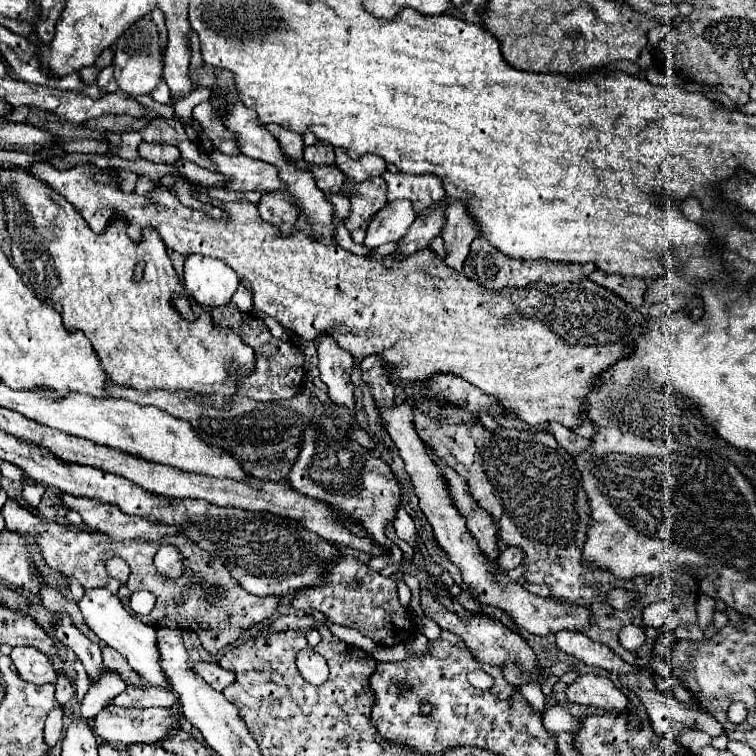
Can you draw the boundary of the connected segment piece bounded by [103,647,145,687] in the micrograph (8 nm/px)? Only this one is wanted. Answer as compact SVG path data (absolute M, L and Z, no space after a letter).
M103 647L103 663L107 669L115 671L129 687L145 687L143 679L127 665L125 657L119 651L115 651L111 647Z

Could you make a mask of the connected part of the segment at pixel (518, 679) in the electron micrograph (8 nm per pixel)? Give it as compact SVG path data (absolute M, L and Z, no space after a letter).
M505 665L503 667L503 675L507 677L507 681L511 681L517 687L521 687L525 683L525 679L521 677L521 669L517 665Z

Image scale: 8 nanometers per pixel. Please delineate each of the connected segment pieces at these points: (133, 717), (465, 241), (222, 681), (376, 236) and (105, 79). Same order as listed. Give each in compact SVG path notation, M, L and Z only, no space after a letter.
M109 705L93 719L95 733L107 741L107 743L121 743L121 745L133 745L133 743L161 743L169 737L173 737L181 725L177 715L173 715L169 709L151 707L151 709L125 709Z
M451 201L445 211L445 227L443 227L443 241L445 241L445 263L455 269L457 273L463 271L463 261L469 253L471 241L479 235L475 225L471 225L471 217L463 211L459 201Z
M195 663L193 671L201 679L205 679L207 685L211 685L211 689L215 689L215 691L223 691L225 687L235 683L235 673L221 669L217 663Z
M397 201L391 205L385 205L375 219L371 221L365 237L365 247L377 249L383 243L397 243L407 229L413 225L415 213L411 213L411 203L409 201Z
M107 67L107 69L103 69L103 71L99 73L99 77L97 77L97 85L101 85L101 89L103 89L105 93L117 91L115 77L113 77L113 73L111 73L111 67Z

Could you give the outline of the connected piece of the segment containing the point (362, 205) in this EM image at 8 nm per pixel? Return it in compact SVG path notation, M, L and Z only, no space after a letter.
M373 177L371 181L363 181L363 185L347 181L347 189L351 193L351 209L343 223L349 231L355 231L387 203L387 185L381 177Z

